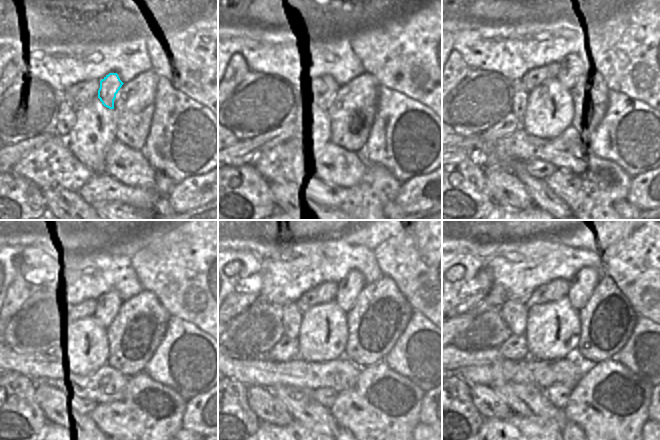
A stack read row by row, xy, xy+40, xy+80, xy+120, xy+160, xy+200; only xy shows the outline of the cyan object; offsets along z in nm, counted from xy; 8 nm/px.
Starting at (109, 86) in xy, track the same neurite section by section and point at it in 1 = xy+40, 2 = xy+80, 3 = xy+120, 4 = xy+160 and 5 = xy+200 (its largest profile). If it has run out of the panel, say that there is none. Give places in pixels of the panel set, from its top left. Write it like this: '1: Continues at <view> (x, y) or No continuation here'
1: Continues at xy+40 (332, 86)
2: Continues at xy+80 (566, 78)
3: Continues at xy+120 (117, 300)
4: Continues at xy+160 (349, 288)
5: Continues at xy+200 (580, 285)

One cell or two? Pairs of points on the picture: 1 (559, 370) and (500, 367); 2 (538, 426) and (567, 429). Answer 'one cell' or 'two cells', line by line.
1: one cell
2: two cells

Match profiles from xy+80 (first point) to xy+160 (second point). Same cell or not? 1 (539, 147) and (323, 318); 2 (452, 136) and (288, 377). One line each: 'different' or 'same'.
1: different
2: same

